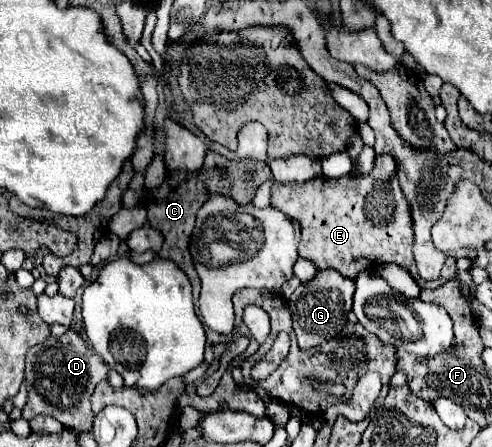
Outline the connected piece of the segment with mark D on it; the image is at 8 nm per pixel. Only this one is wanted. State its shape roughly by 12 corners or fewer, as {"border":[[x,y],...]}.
{"border":[[74,329],[28,351],[22,417],[92,431],[108,365]]}

